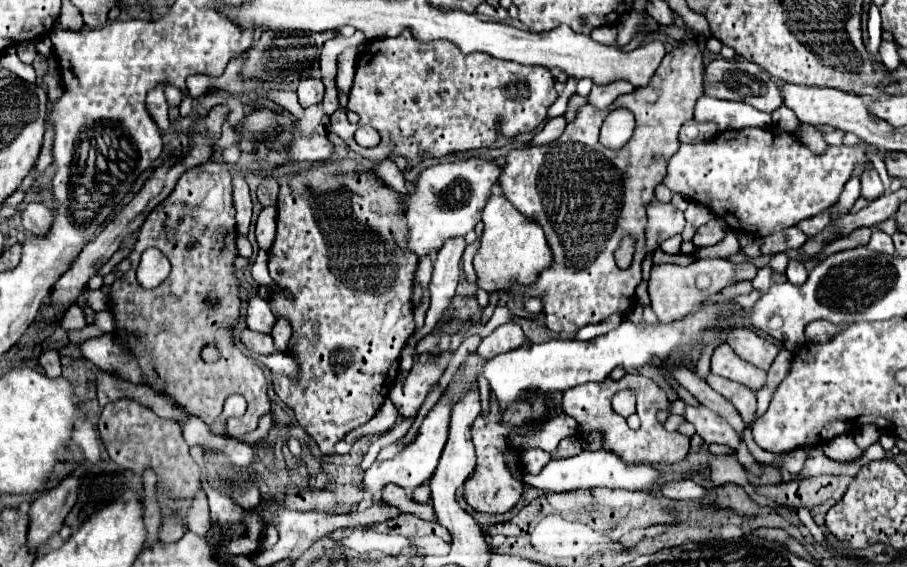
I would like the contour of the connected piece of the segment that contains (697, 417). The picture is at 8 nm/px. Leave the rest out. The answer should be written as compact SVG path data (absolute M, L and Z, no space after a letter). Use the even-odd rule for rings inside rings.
M703 405L698 407L686 406L684 410L684 420L678 426L680 434L686 434L688 438L692 438L696 432L702 436L702 448L708 448L708 444L720 444L720 446L728 446L730 450L738 448L740 438L738 434L732 430L732 426L720 416ZM694 426L696 430L694 430Z

